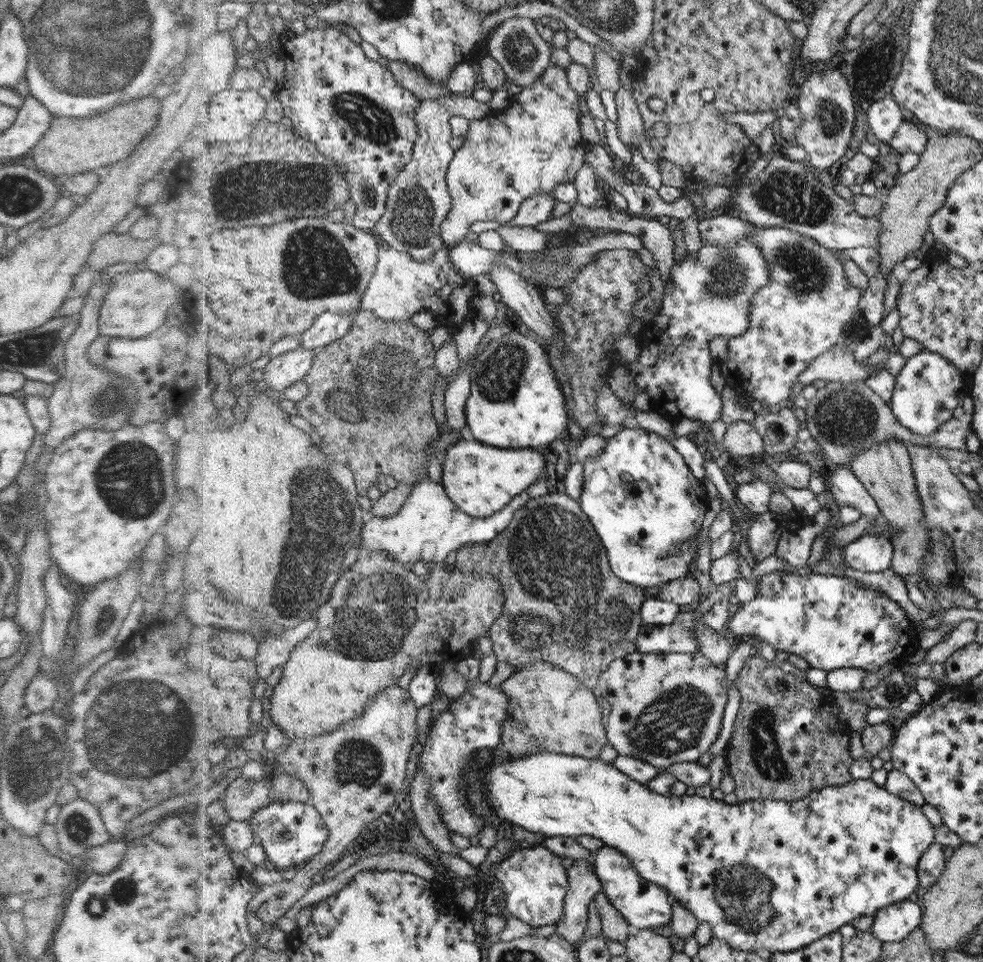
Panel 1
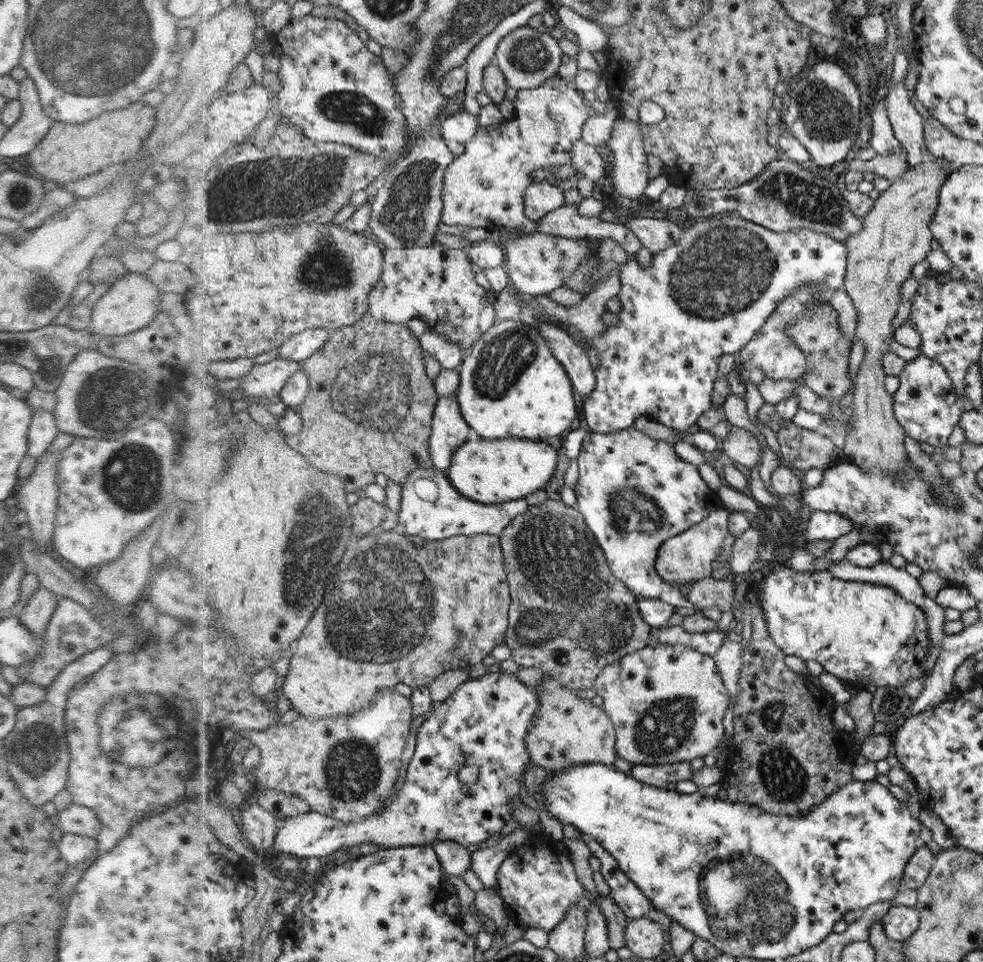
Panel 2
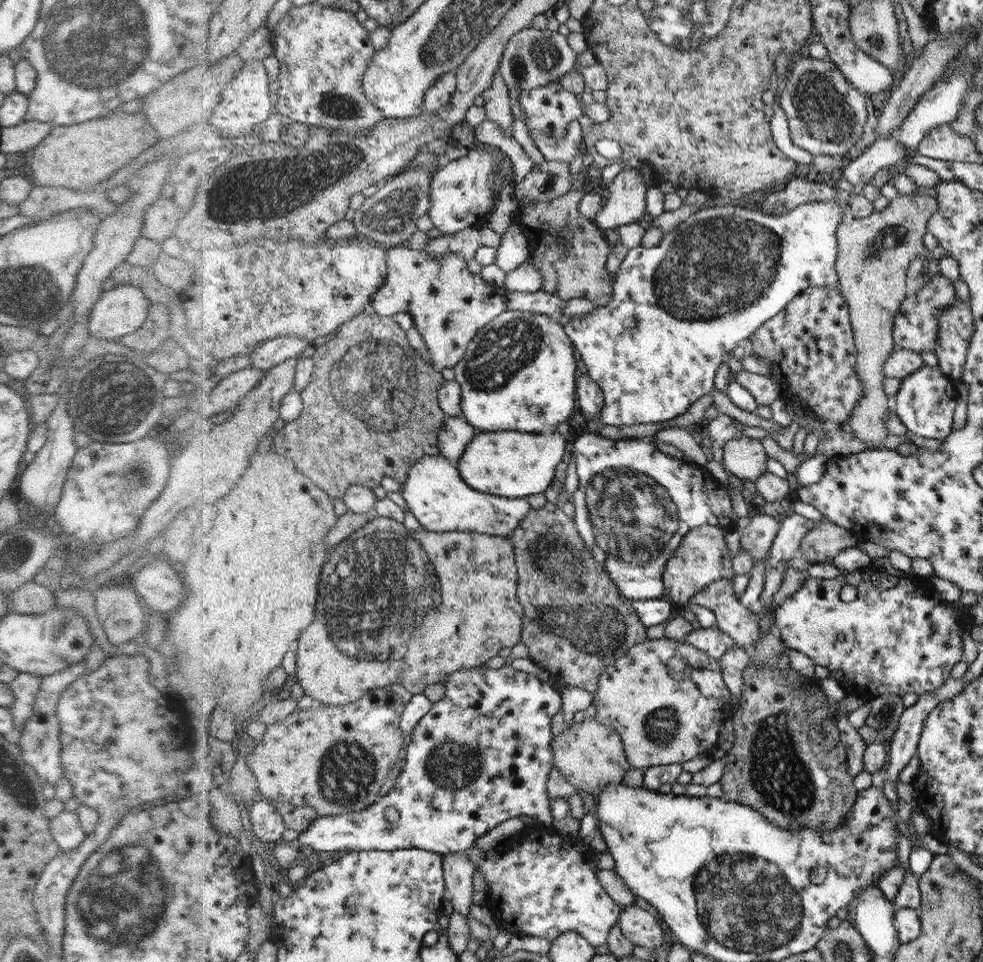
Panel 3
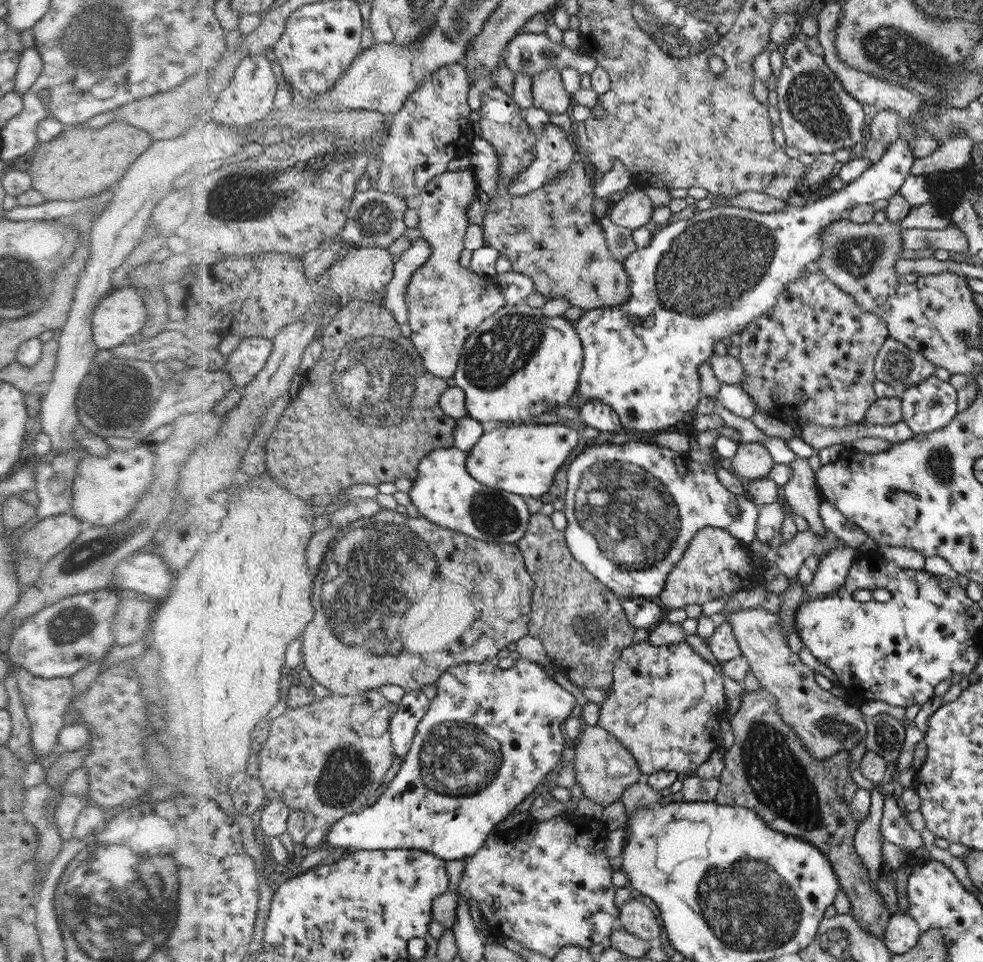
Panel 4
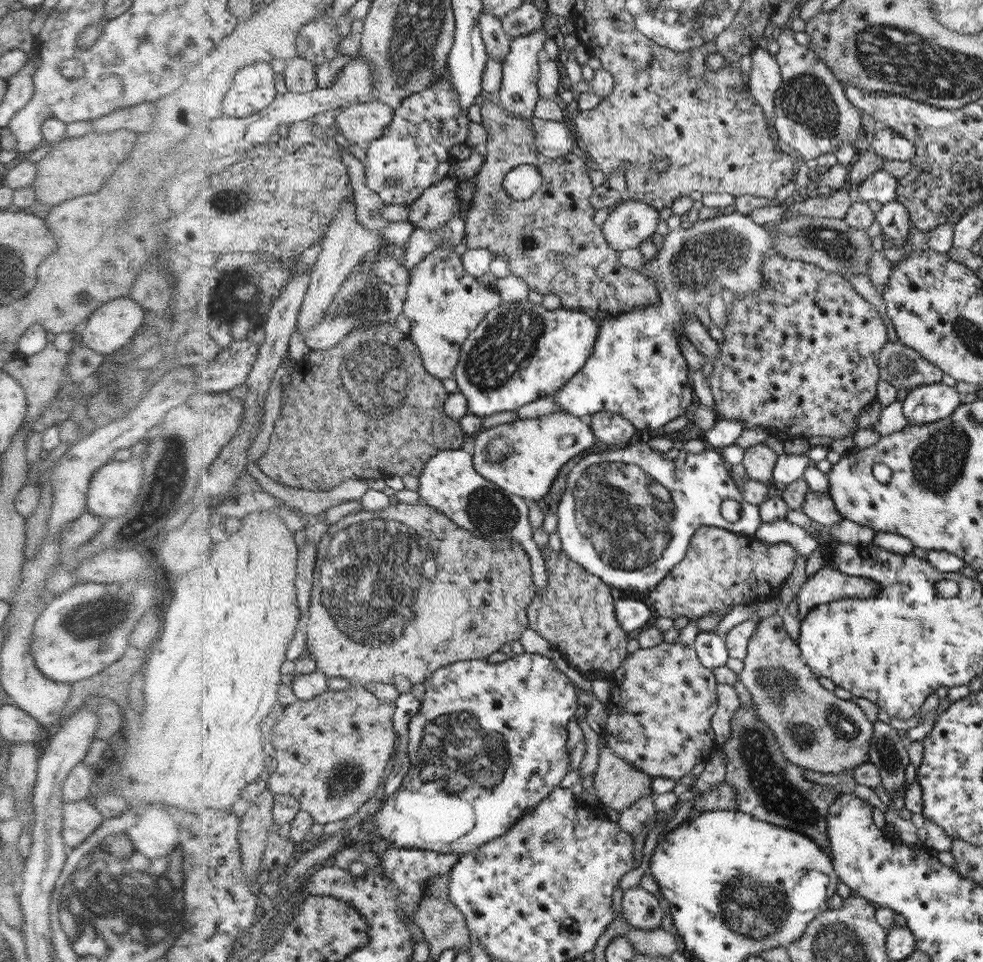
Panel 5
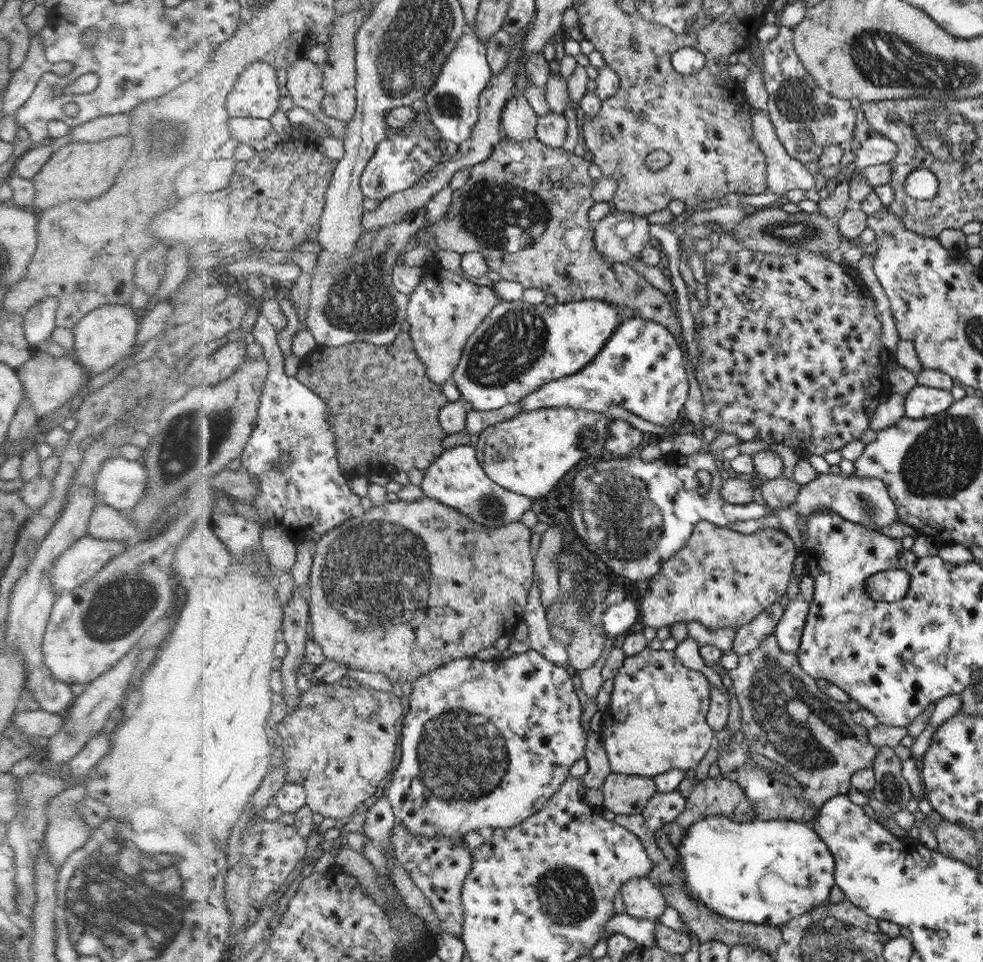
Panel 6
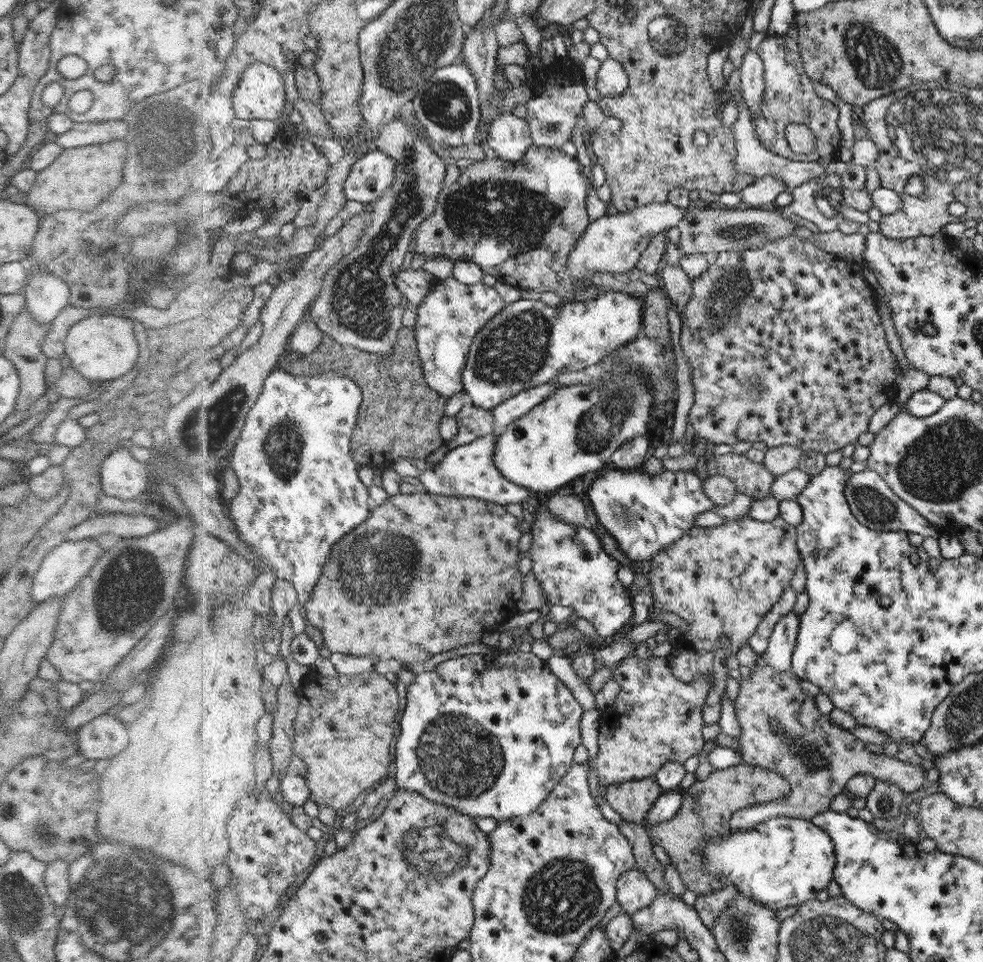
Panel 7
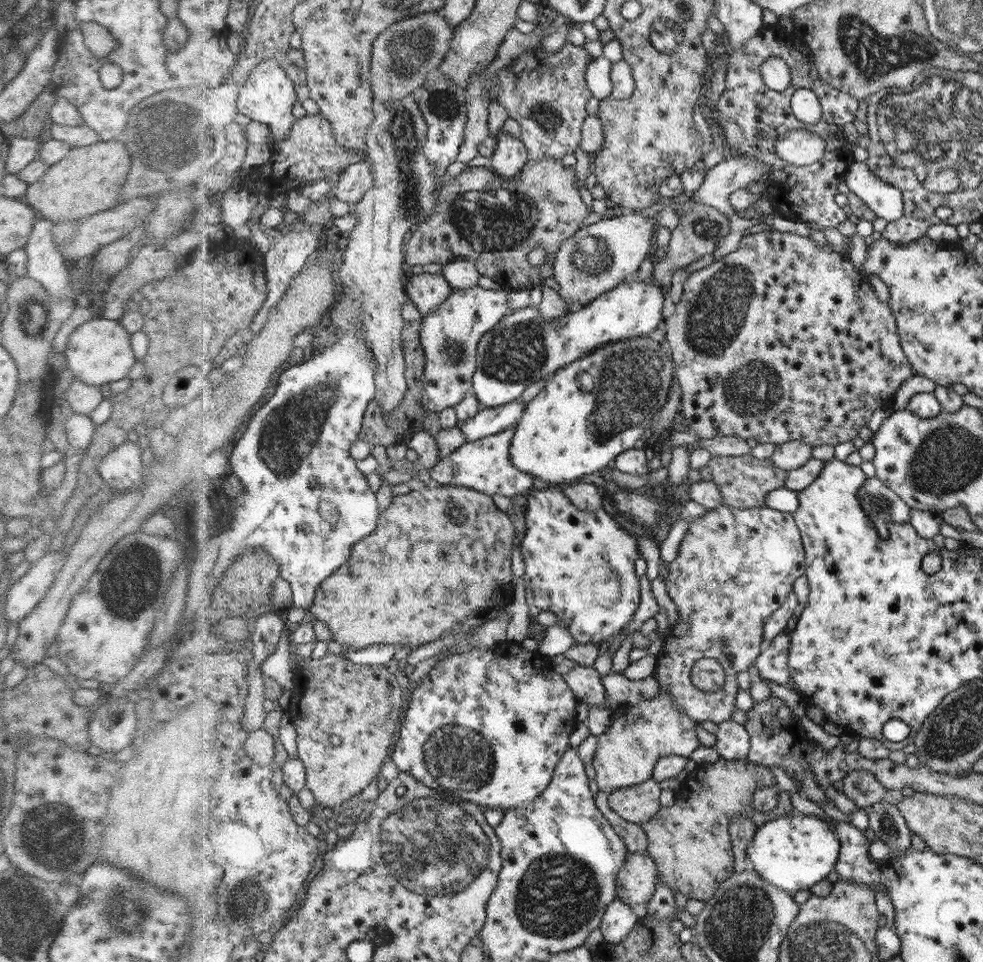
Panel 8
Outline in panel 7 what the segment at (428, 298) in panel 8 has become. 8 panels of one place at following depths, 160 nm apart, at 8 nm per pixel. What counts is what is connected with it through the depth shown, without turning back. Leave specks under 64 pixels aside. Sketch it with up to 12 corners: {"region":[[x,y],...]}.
{"region":[[406,267],[397,285],[412,306],[426,302],[439,279]]}

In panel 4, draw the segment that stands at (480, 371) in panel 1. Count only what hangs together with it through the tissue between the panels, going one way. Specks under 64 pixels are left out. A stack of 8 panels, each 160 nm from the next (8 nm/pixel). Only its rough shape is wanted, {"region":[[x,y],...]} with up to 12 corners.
{"region":[[525,303],[469,336],[454,382],[478,422],[566,404],[576,326]]}

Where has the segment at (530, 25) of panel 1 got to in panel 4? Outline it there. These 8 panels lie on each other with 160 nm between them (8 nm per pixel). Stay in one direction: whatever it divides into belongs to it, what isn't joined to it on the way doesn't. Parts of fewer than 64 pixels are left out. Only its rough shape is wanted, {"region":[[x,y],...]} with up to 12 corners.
{"region":[[518,32],[504,52],[513,74],[533,77],[569,66],[581,76],[595,58],[552,42],[545,32]]}

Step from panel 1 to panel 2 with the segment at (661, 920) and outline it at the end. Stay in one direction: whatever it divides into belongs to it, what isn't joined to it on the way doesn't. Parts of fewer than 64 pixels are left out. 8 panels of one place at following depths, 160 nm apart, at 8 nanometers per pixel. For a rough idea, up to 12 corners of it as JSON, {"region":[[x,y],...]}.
{"region":[[587,839],[600,861],[609,895],[627,919],[654,907],[634,880],[596,839]]}

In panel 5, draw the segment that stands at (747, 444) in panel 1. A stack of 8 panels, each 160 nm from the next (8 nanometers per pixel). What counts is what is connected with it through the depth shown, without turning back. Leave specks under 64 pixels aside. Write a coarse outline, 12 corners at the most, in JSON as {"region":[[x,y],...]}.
{"region":[[764,443],[741,460],[745,479],[769,484],[777,453]]}

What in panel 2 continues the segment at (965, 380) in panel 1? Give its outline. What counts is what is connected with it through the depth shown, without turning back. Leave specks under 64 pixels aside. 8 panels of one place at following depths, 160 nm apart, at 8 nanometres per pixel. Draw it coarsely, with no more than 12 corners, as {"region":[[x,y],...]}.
{"region":[[906,361],[893,411],[908,437],[940,448],[963,413],[944,367]]}

